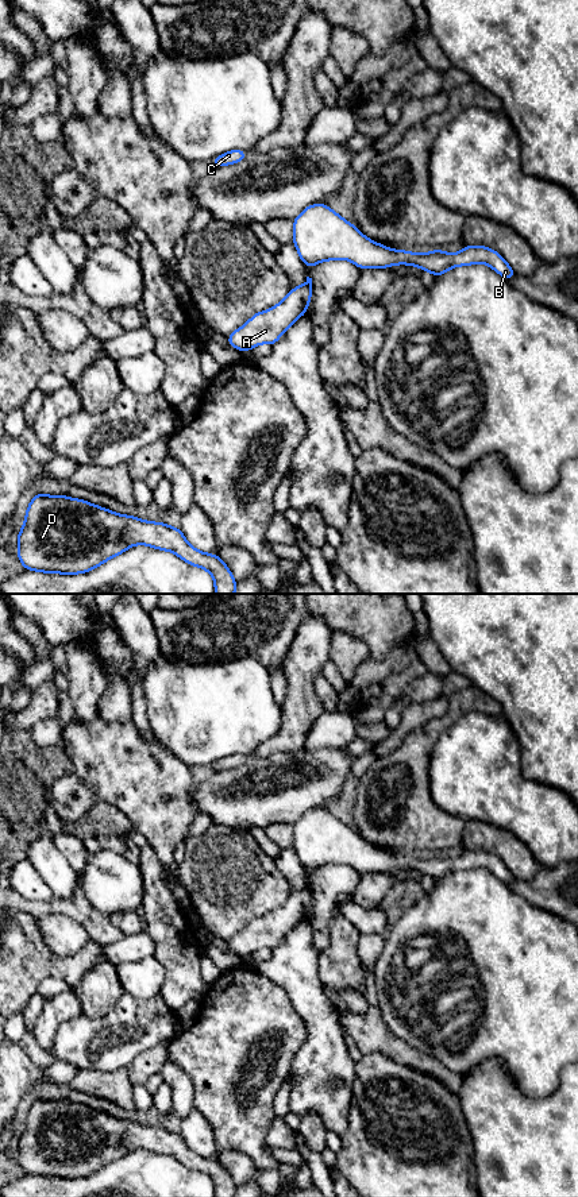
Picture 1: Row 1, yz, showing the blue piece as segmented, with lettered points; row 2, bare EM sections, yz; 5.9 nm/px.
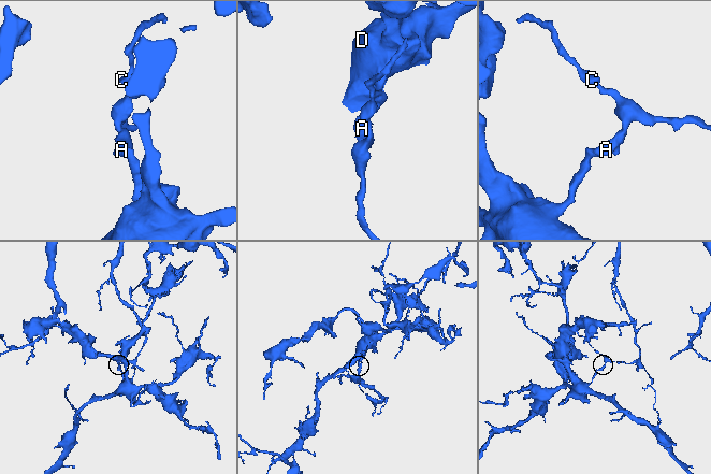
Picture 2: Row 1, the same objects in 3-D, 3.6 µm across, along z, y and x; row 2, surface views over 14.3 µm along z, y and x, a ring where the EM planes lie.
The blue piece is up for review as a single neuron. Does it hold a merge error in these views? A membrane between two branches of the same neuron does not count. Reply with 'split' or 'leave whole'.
split

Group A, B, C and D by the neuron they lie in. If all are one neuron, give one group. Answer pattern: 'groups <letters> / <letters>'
groups A D / B C

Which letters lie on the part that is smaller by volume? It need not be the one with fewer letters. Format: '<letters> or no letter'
B, C

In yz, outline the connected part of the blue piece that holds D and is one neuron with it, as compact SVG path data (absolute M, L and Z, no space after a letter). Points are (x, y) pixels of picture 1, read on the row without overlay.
M38 1097L28 1108L24 1131L18 1139L18 1162L26 1174L47 1178L85 1178L128 1152L143 1148L170 1155L190 1170L207 1174L215 1184L215 1197L235 1197L236 1185L219 1159L194 1154L180 1132L123 1120L84 1104Z

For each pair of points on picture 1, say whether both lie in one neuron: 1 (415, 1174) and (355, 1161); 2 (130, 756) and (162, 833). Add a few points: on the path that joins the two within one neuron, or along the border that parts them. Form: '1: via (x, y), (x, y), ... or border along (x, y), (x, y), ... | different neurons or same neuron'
1: via (400, 1174), (384, 1174), (370, 1161) | same neuron
2: via (138, 775), (154, 791), (162, 814) | same neuron

